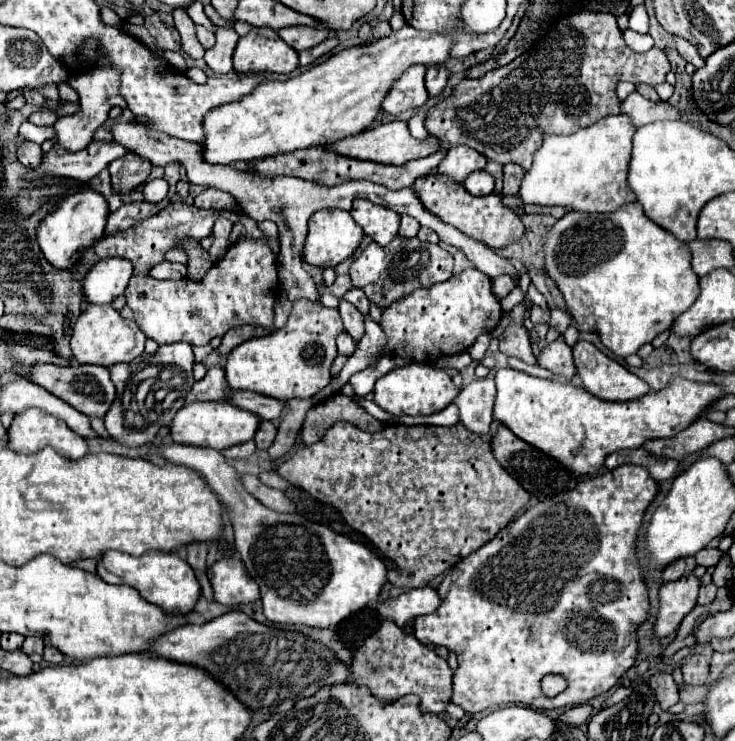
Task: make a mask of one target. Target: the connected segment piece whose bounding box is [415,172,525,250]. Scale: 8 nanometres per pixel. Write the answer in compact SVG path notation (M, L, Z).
M435 172L425 178L419 178L415 182L415 192L421 198L423 206L427 210L431 210L435 216L439 216L443 222L459 228L463 234L471 236L473 240L485 242L493 250L505 248L505 246L521 240L521 236L525 232L525 226L519 220L519 216L515 212L511 212L507 206L503 206L501 198L497 194L471 196L461 184L447 182L447 178L439 176Z

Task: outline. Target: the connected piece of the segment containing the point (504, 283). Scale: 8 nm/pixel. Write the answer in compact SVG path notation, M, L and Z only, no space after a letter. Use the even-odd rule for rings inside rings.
M505 274L505 276L499 276L499 278L493 278L493 294L495 294L499 300L505 298L513 288L515 288L513 276Z

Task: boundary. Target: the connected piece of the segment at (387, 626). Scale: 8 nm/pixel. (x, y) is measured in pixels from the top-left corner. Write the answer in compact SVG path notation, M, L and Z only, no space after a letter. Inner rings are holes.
M385 620L381 628L369 636L363 646L347 662L349 682L355 686L365 686L381 702L397 700L409 694L419 696L419 708L427 714L441 714L451 700L453 670L447 660L441 658L431 648L423 646L415 636L407 634L403 628Z

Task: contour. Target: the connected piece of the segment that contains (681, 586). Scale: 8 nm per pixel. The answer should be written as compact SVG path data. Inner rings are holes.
M691 572L677 582L669 582L667 586L663 584L659 588L659 610L653 622L655 638L665 638L677 630L685 614L695 608L699 586L699 578L695 578L695 574Z

